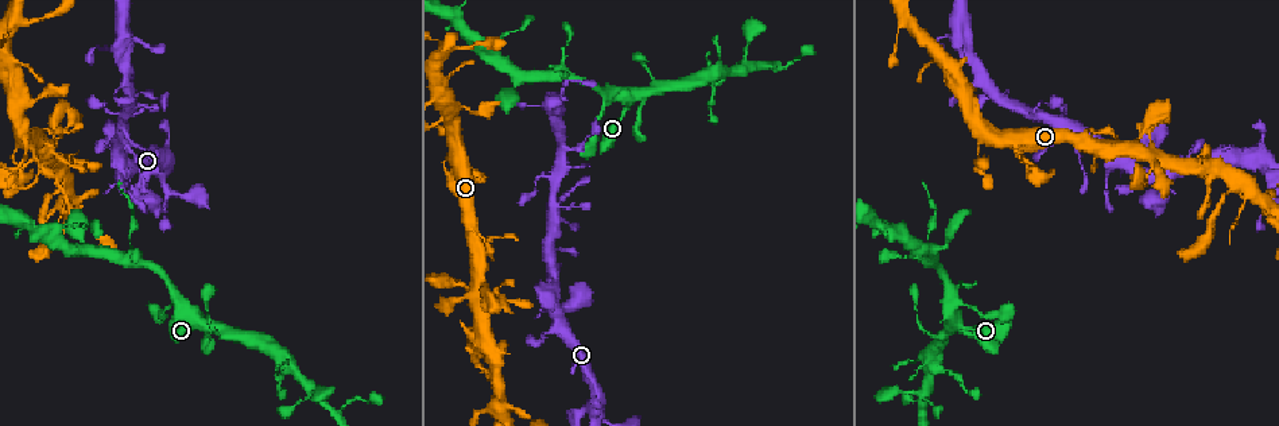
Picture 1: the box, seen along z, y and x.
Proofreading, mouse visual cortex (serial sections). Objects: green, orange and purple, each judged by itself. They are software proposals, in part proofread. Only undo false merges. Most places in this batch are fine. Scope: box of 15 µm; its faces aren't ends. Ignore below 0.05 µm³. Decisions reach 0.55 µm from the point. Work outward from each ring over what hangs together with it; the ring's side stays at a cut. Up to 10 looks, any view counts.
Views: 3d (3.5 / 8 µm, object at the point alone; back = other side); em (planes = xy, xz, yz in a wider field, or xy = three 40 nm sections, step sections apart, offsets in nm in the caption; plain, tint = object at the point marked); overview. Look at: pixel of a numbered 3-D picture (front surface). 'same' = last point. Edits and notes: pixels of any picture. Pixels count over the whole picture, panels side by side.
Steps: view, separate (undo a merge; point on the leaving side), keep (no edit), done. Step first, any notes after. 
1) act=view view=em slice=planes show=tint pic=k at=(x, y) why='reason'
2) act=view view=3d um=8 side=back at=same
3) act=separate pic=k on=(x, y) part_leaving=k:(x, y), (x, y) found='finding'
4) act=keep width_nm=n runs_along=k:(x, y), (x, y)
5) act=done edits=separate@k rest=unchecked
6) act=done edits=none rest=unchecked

act=view view=3d um=8 pic=1 at=(1004, 101) why='side arm on a straight run'

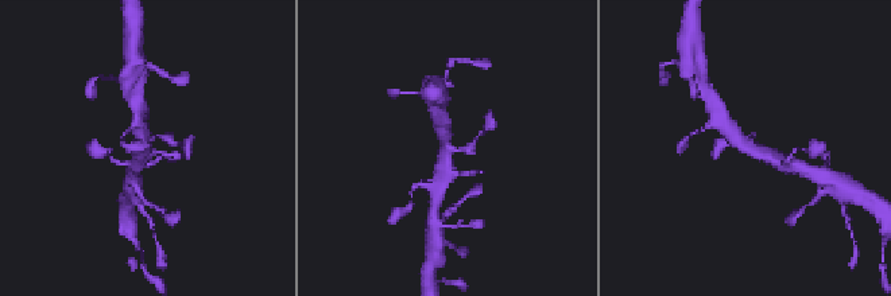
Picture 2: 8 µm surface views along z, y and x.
act=view view=em slice=planes show=tint pic=2 at=(449, 153) arms=3 arm_widths_nm=150,300,350 why='shape alone is not enough'

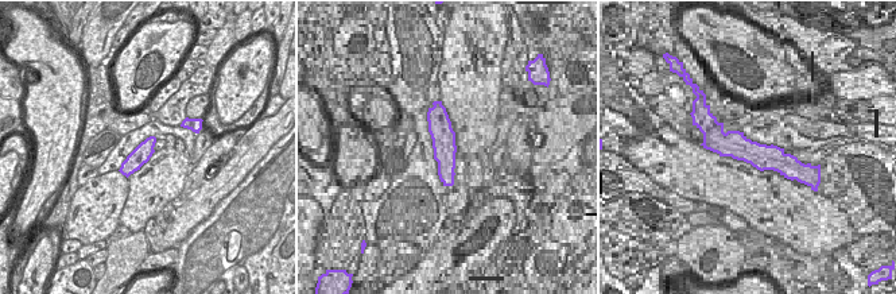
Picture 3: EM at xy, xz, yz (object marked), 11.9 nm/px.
act=keep runs_along=2:(783, 166), (744, 145), (723, 121) found='continuous, no second cell'

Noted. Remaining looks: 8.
act=view view=3d um=3.5 pic=1 at=(15, 166) why='narrows sharply'

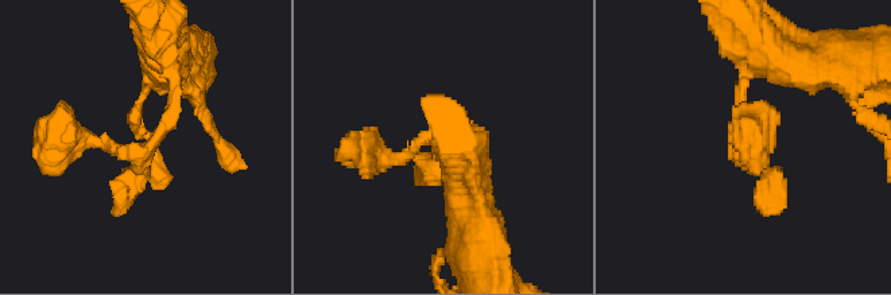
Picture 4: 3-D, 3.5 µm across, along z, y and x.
act=view view=em slice=xy step=1 show=tint pic=4 at=(141, 149)

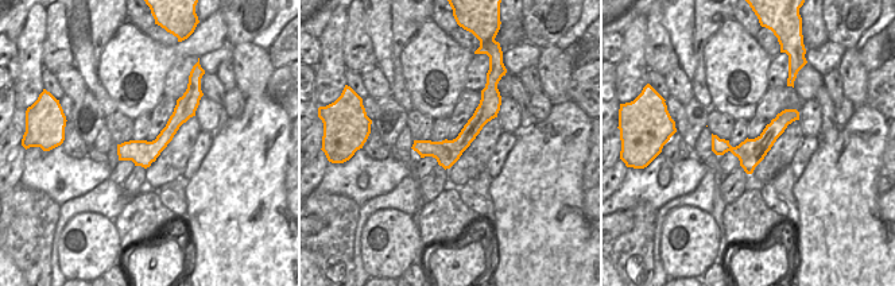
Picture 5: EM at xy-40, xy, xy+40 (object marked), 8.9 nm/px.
act=view view=em slice=planes show=tint at=same why='another direction'

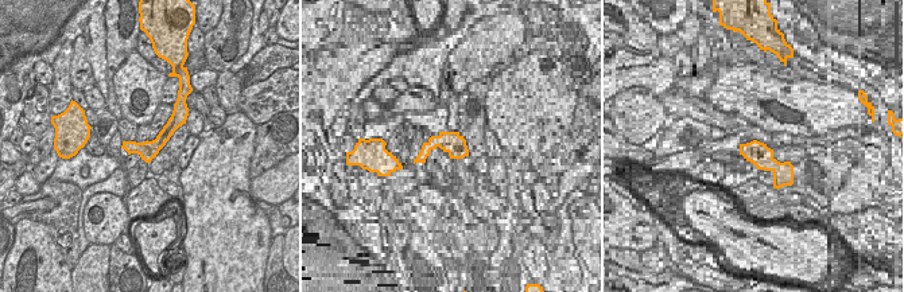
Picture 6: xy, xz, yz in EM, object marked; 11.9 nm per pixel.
act=keep runs_along=4:(171, 73), (171, 119), (113, 214) found='one cell here'

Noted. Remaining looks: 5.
act=view view=3d um=3.5 pic=1 at=(448, 51) why='four-way junction'

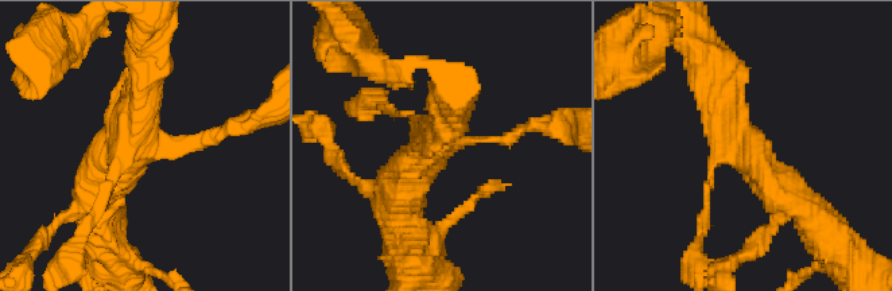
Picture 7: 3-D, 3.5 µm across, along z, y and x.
act=view view=em slice=xy step=1 show=tint pic=7 at=(733, 143) why='now the EM'

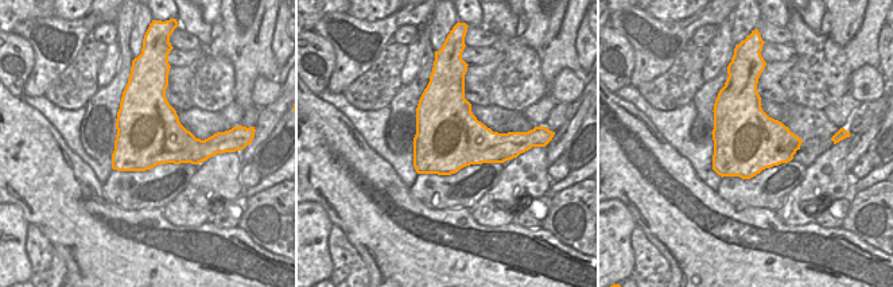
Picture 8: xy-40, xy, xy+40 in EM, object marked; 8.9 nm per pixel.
act=keep found='continuous, no second cell'

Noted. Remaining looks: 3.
act=view view=3d um=3.5 pic=1 at=(74, 160) why='narrows sharply'

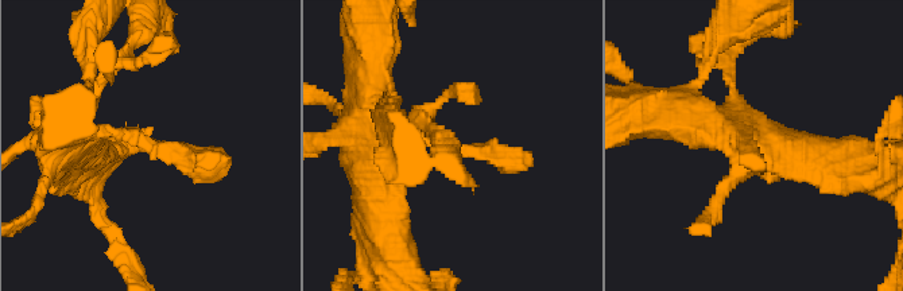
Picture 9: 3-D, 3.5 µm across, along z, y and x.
act=view view=em slice=xy step=2 show=tint pic=9 at=(146, 142)

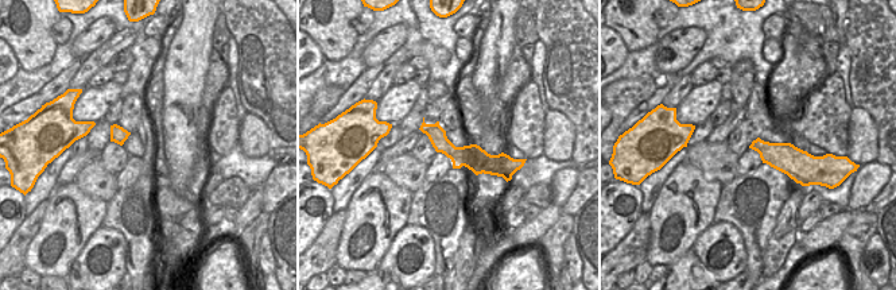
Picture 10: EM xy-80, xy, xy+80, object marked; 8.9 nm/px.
act=view view=em slice=xy step=5 show=tint at=same

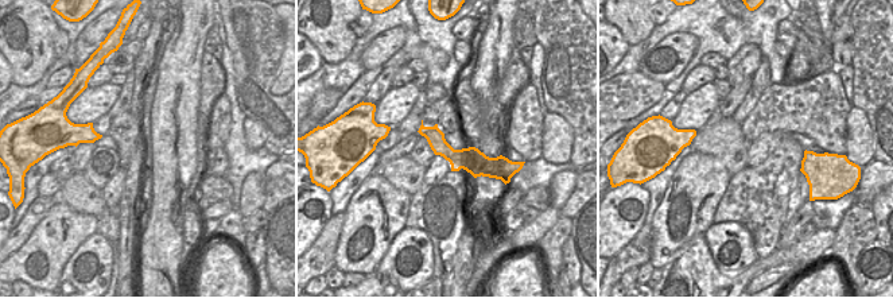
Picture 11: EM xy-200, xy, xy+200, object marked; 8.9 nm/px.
act=keep runs_along=11:(423, 130), (455, 158), (504, 161) found='one cell here'

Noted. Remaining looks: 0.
act=done edits=none rest=unchecked

